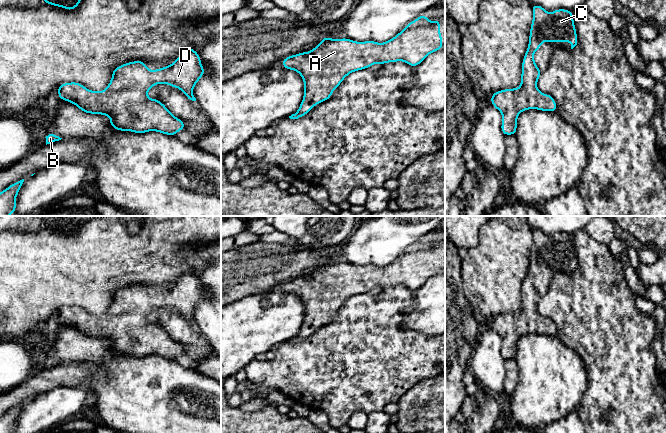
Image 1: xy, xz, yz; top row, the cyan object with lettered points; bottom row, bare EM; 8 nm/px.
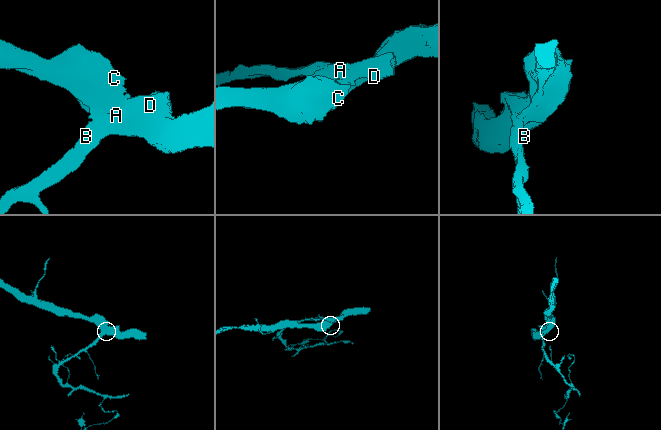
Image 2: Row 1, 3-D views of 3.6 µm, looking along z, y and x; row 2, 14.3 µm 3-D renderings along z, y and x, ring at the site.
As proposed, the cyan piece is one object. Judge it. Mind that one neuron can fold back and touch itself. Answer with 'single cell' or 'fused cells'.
single cell

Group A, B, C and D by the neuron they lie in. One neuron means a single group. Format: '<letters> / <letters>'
A B C D

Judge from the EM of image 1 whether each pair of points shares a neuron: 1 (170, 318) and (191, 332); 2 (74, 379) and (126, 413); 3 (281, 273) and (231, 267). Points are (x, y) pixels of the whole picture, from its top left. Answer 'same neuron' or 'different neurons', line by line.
1: same neuron
2: different neurons
3: same neuron

